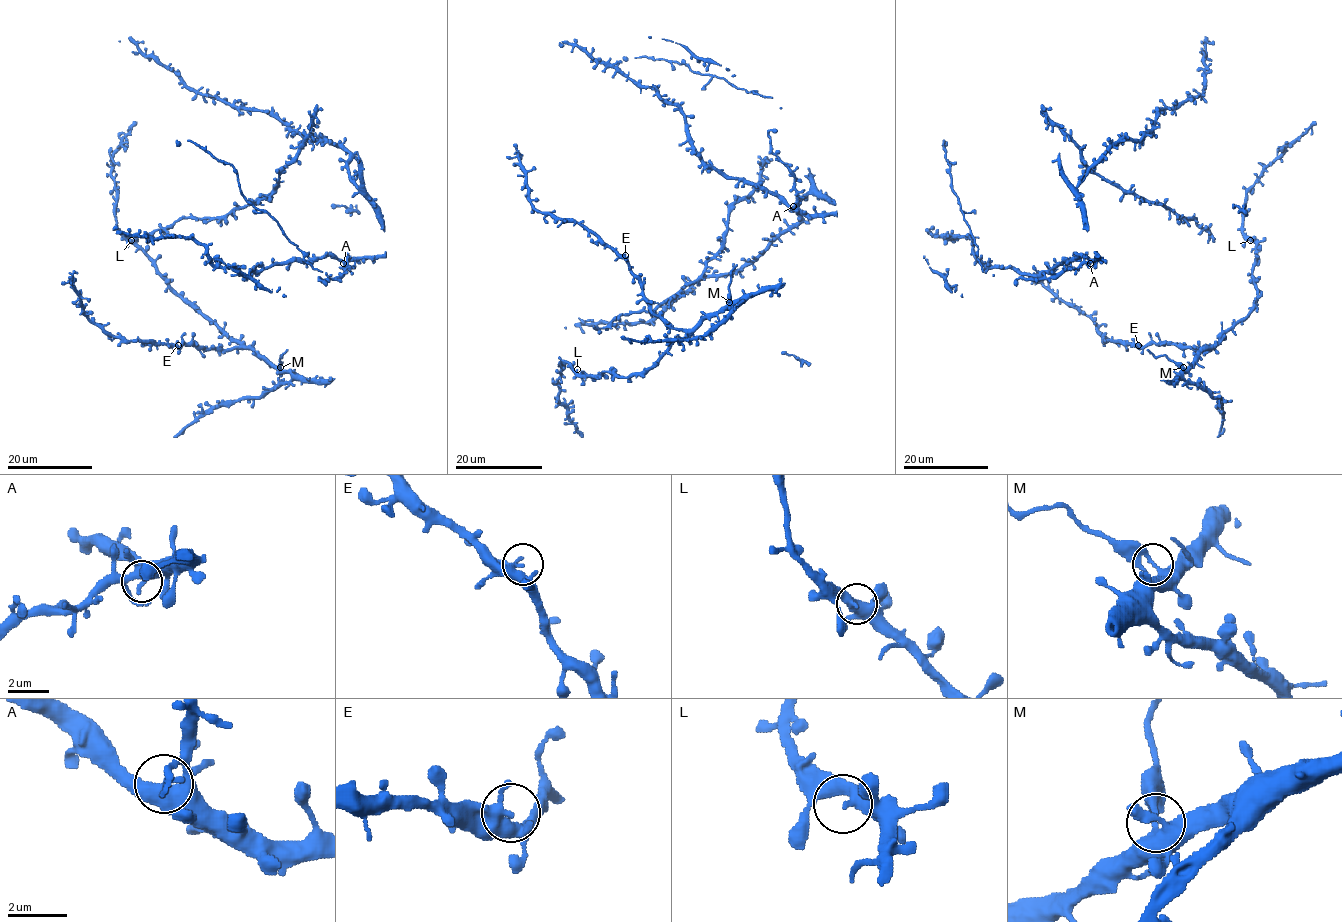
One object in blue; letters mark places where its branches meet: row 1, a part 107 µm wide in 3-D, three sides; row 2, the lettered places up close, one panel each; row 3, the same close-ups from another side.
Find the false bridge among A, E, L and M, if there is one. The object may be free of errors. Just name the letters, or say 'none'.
M

